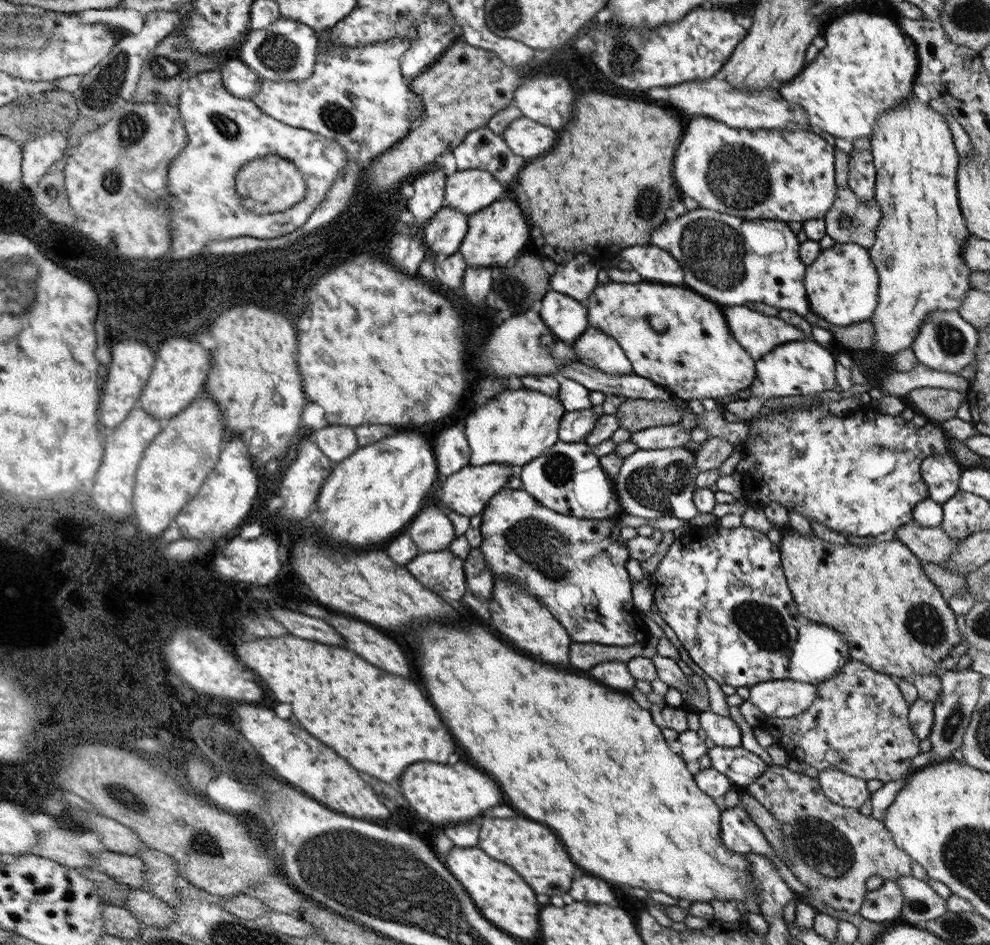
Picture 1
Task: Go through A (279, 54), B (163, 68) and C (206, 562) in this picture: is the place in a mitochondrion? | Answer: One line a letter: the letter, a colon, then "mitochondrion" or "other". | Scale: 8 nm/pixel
A: mitochondrion
B: mitochondrion
C: other

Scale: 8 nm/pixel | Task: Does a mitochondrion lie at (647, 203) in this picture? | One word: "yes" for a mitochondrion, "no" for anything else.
yes

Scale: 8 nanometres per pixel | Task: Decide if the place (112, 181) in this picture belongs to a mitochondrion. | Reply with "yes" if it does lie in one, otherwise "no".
yes

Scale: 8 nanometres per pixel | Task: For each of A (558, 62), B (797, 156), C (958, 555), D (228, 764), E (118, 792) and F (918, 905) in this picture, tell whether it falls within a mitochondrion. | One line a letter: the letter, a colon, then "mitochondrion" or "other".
A: other
B: other
C: other
D: other
E: mitochondrion
F: mitochondrion

